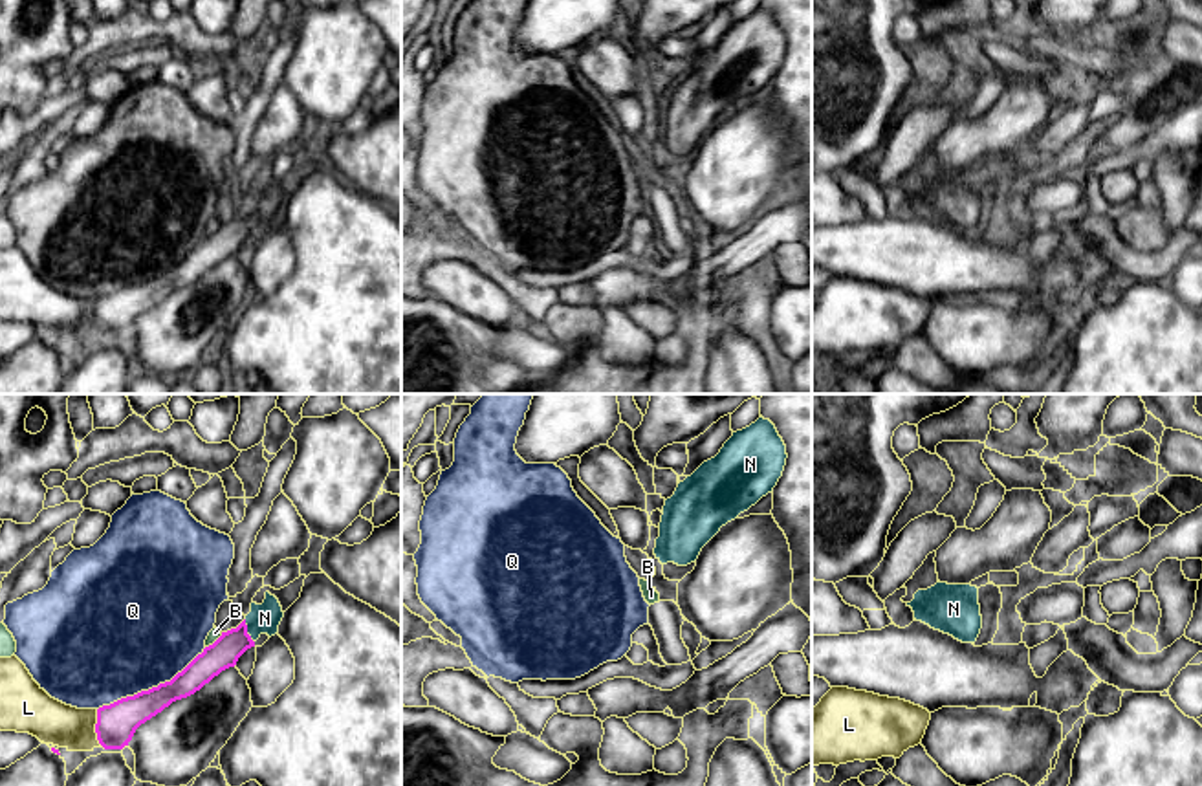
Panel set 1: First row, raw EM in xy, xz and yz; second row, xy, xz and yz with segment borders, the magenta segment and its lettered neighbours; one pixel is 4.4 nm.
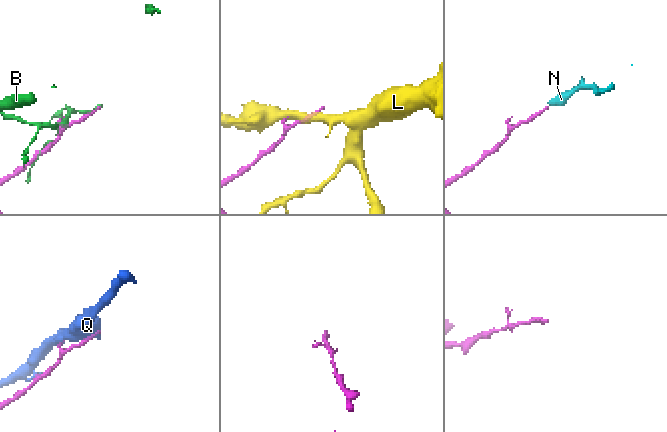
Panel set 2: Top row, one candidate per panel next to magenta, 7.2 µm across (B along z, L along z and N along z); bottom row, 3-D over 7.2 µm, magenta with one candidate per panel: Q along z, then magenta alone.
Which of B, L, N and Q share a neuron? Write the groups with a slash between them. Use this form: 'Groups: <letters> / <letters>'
Groups: B / L / N / Q

